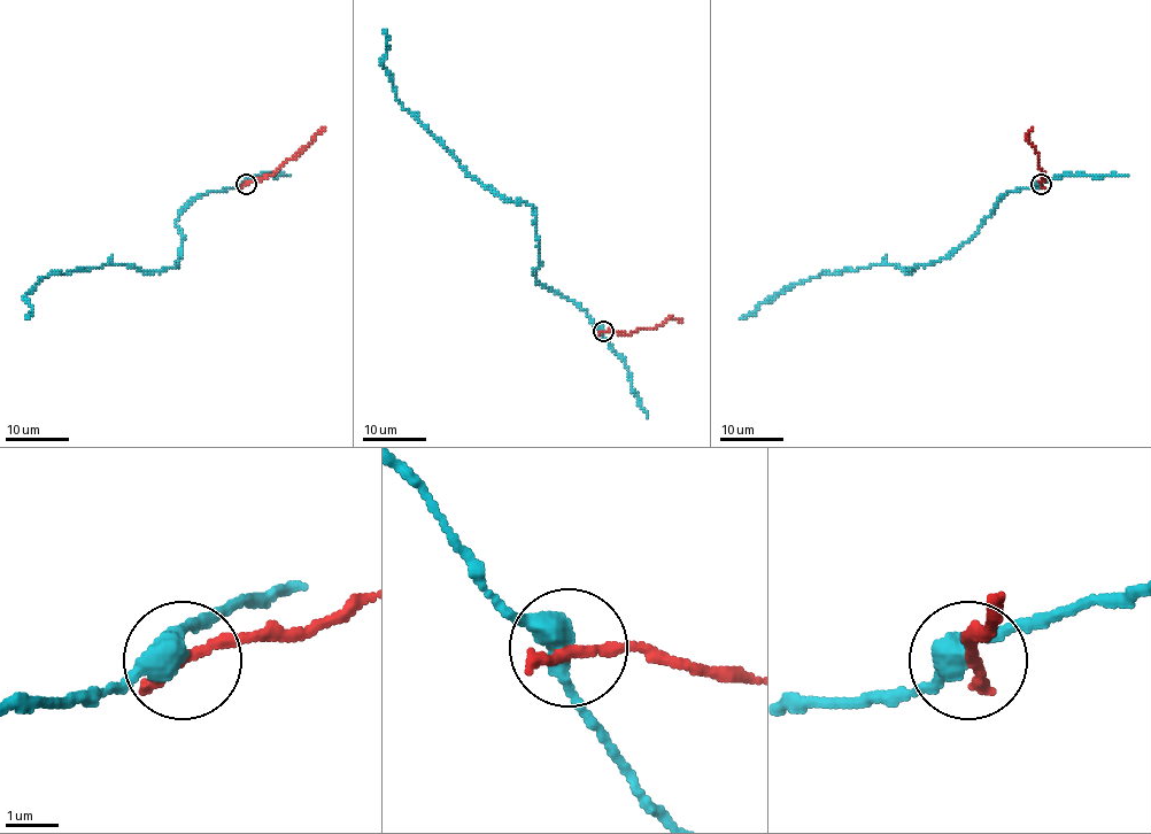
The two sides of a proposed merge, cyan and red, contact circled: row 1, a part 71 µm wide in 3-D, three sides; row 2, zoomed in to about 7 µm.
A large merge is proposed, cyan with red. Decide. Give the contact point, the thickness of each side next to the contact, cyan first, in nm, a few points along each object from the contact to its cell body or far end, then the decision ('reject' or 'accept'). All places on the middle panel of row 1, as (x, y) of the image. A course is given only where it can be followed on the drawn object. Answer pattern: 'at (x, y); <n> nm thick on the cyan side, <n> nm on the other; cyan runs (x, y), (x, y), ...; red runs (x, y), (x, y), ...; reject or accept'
at (603, 331); 400 nm thick on the cyan side, 280 nm on the other; cyan runs (602, 331), (538, 282), (534, 208), (472, 178), (396, 97), (383, 63), (388, 45), (383, 29); red runs (603, 331), (628, 334), (643, 327), (656, 330), (670, 317), (682, 322); reject

